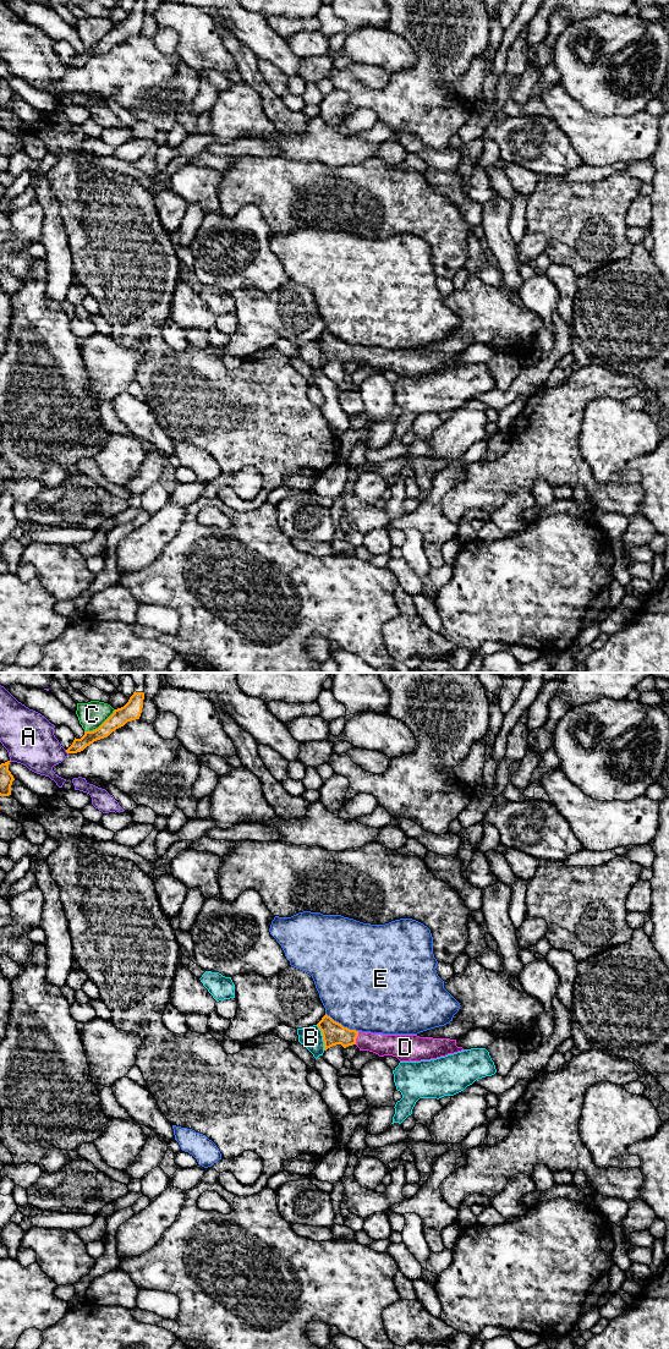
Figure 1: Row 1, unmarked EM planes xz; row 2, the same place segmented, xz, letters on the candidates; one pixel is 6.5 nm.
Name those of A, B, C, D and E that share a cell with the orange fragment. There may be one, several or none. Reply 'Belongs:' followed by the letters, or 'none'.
Belongs: D

